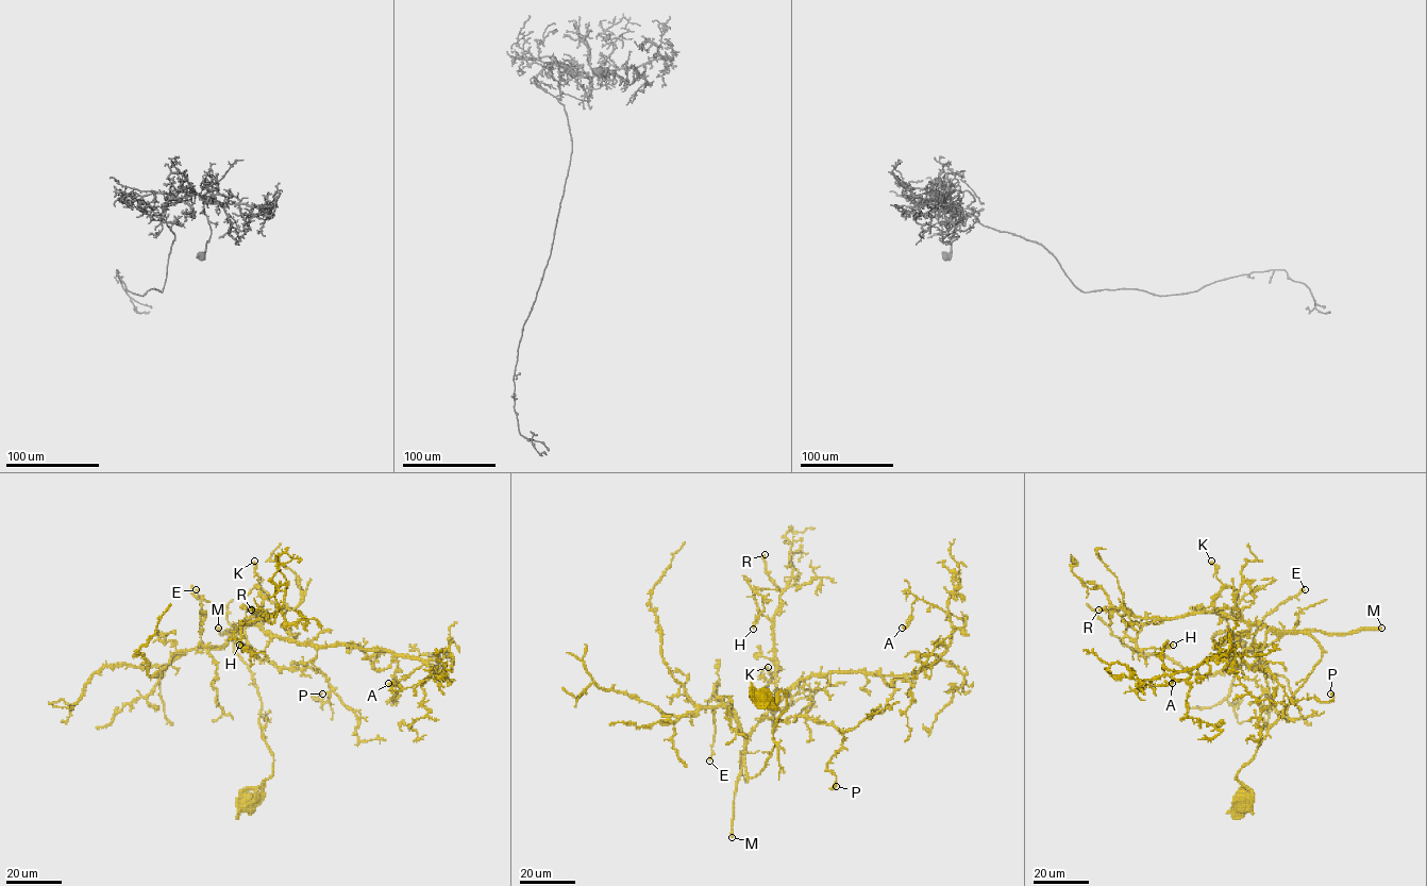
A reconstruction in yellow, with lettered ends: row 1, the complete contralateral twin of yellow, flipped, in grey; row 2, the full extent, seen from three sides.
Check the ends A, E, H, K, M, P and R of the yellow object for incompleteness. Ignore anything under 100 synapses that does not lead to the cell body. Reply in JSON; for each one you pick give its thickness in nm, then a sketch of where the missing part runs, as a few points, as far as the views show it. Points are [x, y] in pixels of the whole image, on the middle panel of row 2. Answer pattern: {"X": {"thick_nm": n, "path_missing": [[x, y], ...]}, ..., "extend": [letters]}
{"M": {"thick_nm": 300}, "extend": ["M"]}

